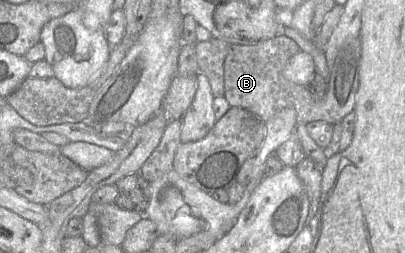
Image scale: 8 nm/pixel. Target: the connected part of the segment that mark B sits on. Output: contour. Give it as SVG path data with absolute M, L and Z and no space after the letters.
M284 34L255 44L231 44L224 61L225 98L230 106L247 109L264 123L282 109L290 107L296 111L297 125L315 120L341 123L347 114L355 110L362 55L361 38L347 39L339 48L329 73L326 93L320 100L312 97L307 86L295 84L283 75L288 60L299 51L296 42Z

